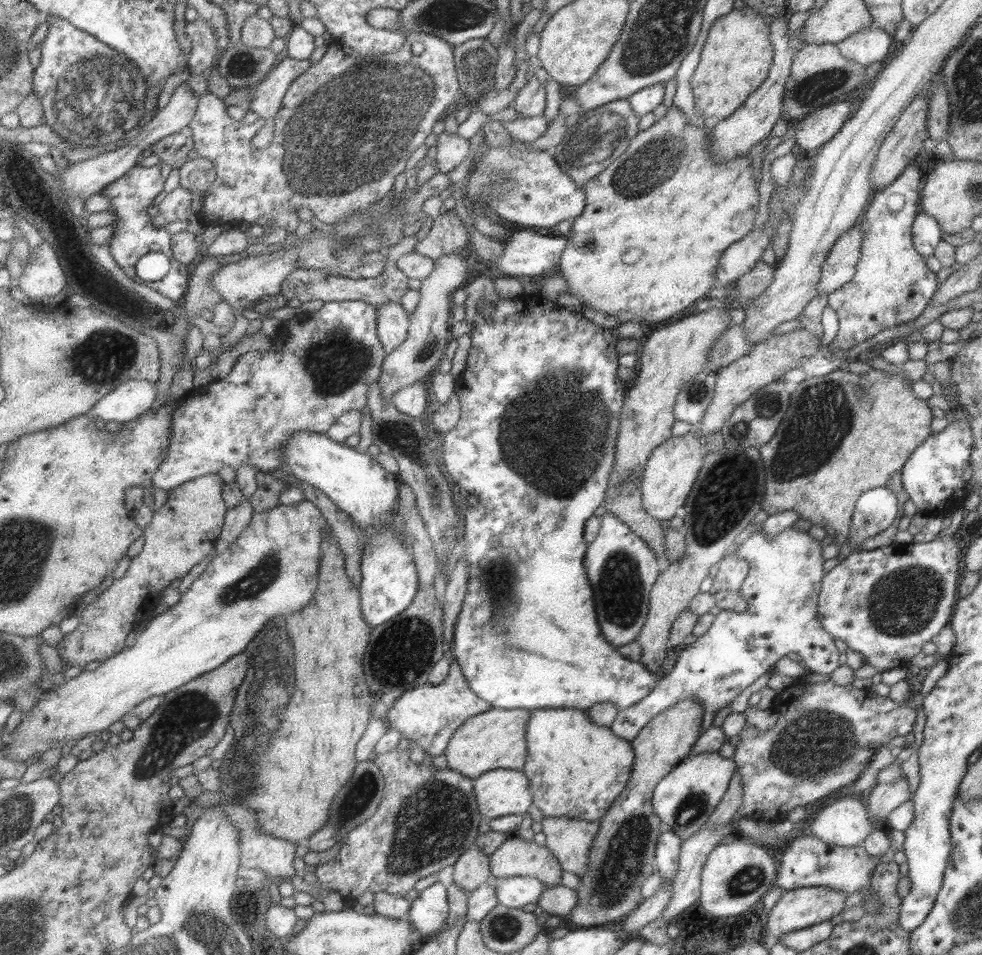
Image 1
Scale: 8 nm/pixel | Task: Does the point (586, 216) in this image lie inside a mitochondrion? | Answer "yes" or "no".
no

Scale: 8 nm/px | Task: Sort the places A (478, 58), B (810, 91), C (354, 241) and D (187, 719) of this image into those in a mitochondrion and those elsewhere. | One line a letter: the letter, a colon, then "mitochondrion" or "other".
A: mitochondrion
B: mitochondrion
C: mitochondrion
D: mitochondrion

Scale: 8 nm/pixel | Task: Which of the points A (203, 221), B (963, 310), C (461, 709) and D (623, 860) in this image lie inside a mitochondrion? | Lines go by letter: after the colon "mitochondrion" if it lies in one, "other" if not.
A: other
B: other
C: other
D: mitochondrion

